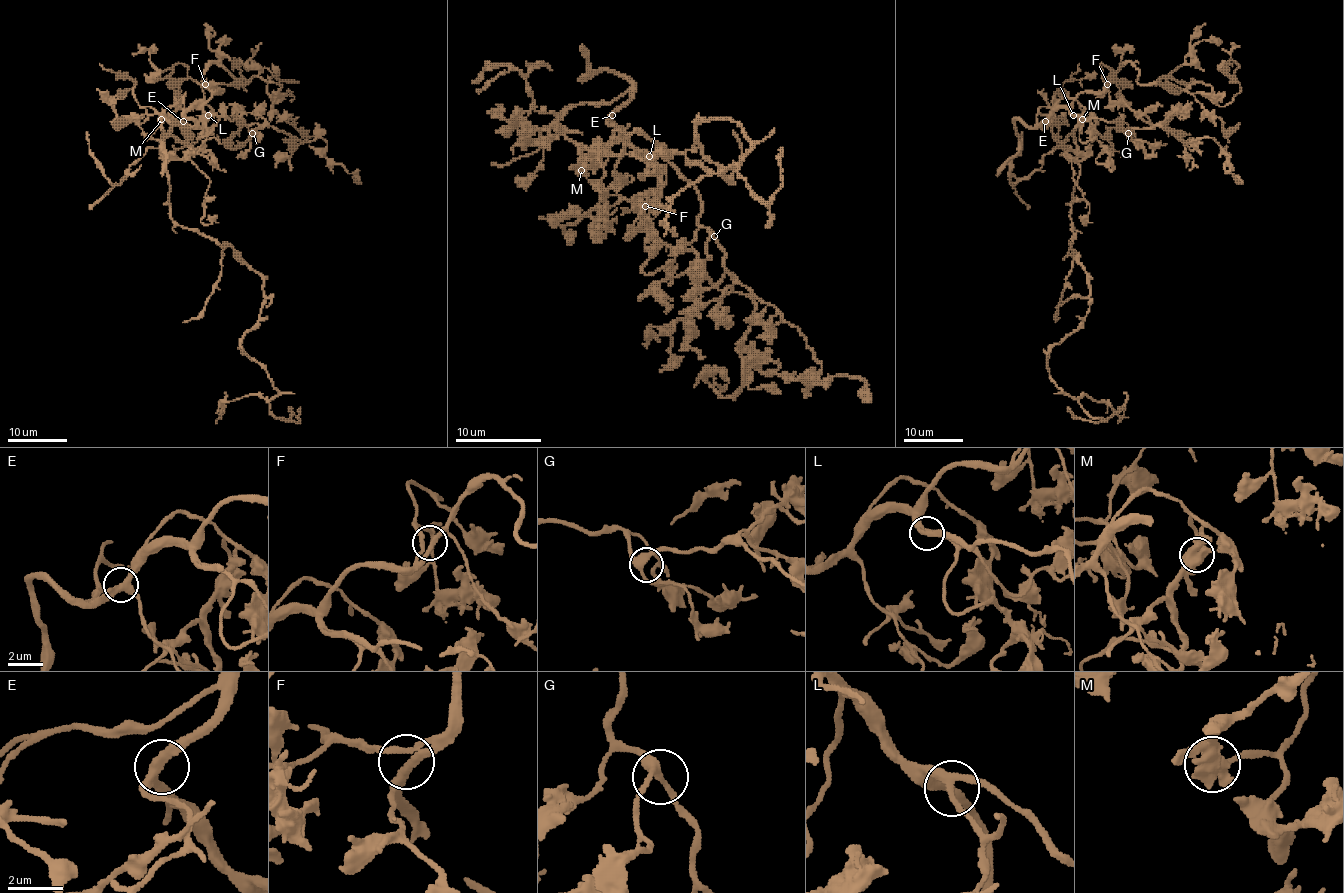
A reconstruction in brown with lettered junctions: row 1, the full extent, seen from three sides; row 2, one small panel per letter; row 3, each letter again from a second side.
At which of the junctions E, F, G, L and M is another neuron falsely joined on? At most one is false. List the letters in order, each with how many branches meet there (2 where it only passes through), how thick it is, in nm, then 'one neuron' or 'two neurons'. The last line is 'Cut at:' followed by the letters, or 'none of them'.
E: branches 3; calibre 360 nm; one neuron
F: branches 3; calibre 240 nm; one neuron
G: branches 3; calibre 320 nm; one neuron
L: branches 3; calibre 240 nm; one neuron
M: branches 3; calibre 500 nm; two neurons
Cut at: M

